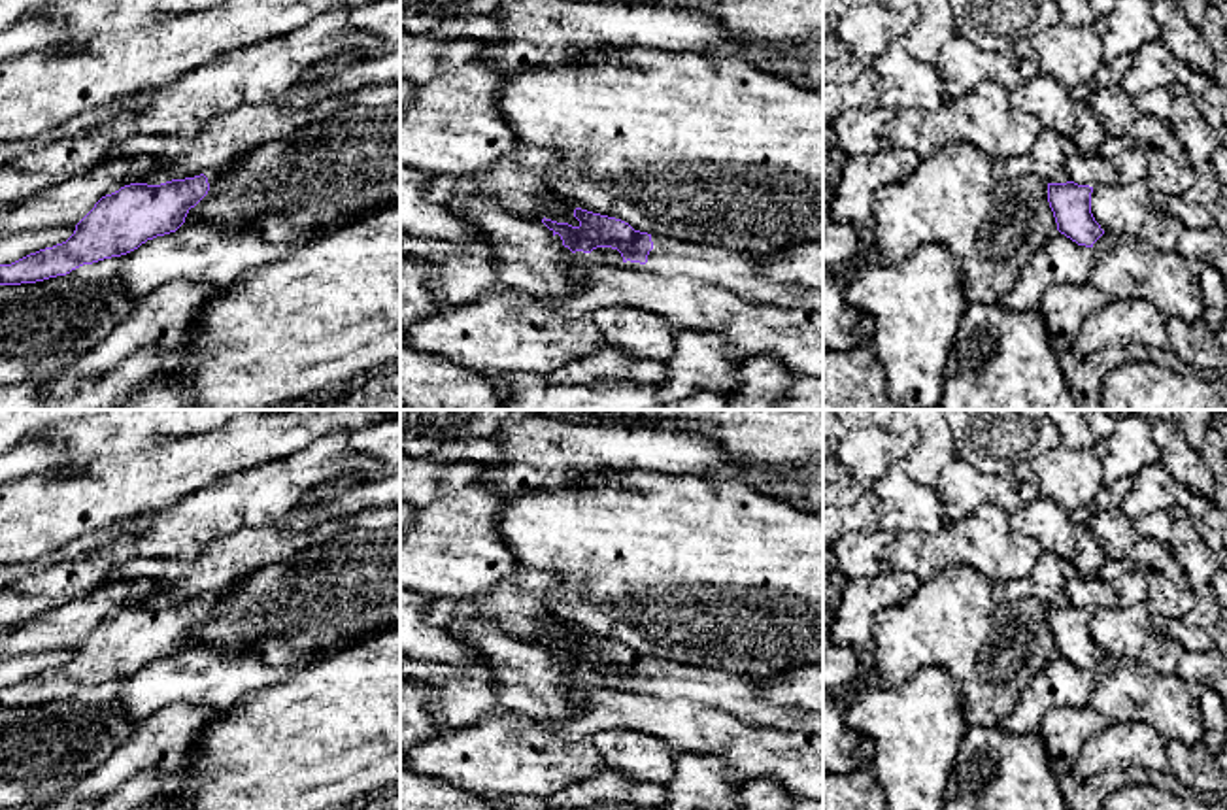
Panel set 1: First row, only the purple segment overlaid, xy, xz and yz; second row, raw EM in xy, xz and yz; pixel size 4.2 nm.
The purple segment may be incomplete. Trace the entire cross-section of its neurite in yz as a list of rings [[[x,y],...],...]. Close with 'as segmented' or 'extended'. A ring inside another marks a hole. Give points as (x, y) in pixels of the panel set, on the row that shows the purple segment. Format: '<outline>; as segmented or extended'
[[[1048,183],[1048,202],[1053,211],[1057,230],[1078,245],[1093,247],[1104,234],[1091,213],[1093,187],[1067,183]]]; as segmented

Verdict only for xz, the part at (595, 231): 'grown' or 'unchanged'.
grown

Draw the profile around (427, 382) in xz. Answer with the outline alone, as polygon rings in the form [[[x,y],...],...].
[[[400,342],[402,410],[508,410],[495,376]]]

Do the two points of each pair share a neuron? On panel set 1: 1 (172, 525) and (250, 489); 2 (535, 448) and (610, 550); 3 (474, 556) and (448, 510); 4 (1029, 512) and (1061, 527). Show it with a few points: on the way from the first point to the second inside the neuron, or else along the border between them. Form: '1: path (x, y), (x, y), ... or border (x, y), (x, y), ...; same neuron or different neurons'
1: path (191, 525), (231, 505); same neuron
2: border (606, 469), (588, 469), (555, 489), (535, 491); different neurons
3: path (463, 544), (457, 539), (457, 522); same neuron
4: path (1037, 518), (1044, 518), (1054, 527); same neuron

